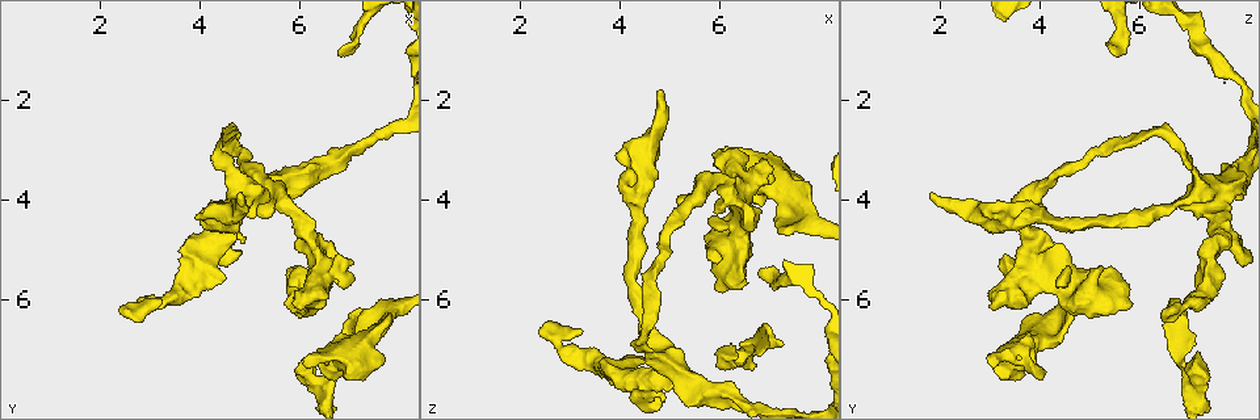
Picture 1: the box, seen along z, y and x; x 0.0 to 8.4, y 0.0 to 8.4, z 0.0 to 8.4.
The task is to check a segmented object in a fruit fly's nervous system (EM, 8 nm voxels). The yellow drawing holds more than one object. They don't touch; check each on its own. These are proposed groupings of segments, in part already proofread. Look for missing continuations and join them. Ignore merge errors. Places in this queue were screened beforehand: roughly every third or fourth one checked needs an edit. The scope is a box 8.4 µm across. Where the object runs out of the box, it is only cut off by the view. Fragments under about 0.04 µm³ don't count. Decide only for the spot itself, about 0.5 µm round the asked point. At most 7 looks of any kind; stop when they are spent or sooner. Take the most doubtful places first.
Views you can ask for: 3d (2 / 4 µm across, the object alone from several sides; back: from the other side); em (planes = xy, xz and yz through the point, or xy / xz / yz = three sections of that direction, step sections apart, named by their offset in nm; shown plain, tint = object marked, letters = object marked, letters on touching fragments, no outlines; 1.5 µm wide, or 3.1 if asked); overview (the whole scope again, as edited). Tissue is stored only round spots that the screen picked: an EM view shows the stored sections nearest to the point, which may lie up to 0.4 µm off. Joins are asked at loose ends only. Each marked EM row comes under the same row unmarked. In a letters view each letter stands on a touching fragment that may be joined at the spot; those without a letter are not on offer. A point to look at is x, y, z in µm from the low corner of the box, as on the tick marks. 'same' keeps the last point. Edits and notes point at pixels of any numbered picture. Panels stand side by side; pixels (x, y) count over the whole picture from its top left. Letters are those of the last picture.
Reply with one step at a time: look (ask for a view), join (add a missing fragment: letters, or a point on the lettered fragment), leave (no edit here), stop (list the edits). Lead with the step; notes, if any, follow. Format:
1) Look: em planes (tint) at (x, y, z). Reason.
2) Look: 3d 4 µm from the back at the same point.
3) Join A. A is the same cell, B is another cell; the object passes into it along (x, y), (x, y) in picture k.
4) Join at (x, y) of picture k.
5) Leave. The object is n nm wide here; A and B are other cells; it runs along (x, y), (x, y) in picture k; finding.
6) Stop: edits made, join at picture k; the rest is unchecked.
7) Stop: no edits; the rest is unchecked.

Look: em planes (letters) at (7.25, 6.20, 6.80). Tapers out.

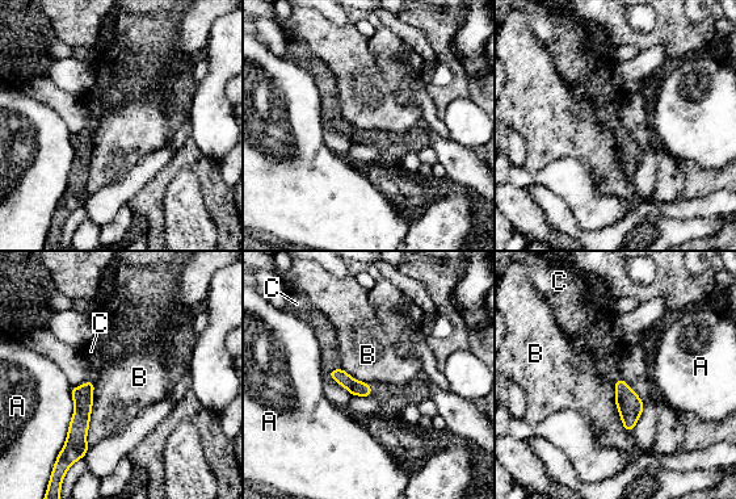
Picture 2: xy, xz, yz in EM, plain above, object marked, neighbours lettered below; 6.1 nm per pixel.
Join C. C is the same cell, A and B are other cells; it goes on there.

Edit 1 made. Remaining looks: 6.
Look: em planes (tint) at (2.60, 6.35, 6.40). Free end.

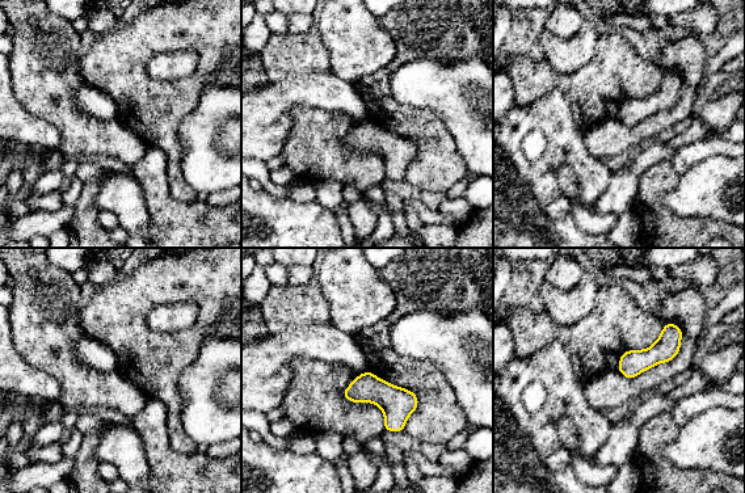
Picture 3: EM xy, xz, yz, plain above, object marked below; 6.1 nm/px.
Look: em planes (letters) at the same point.

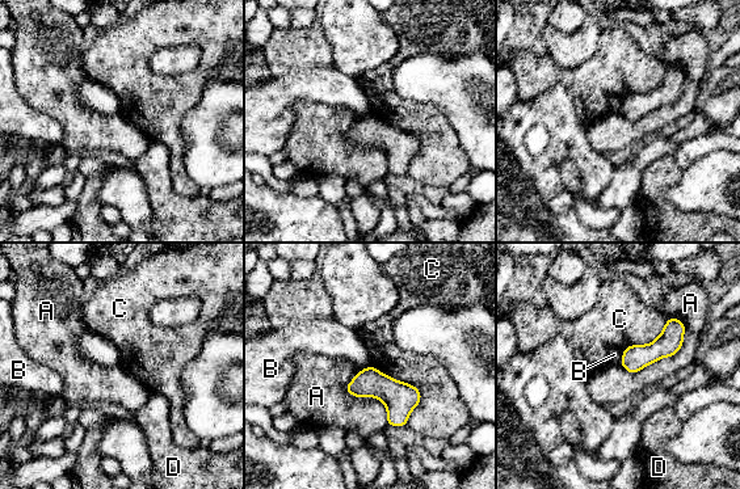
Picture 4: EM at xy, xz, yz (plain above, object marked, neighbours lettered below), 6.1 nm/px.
Leave. The object is 160 nm wide here; A, B, C and D are other cells; it runs along (681, 328), (661, 348), (625, 363) in picture 4; none of them fits.

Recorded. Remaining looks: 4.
Look: em planes (tint) at (6.10, 7.25, 3.00). Branch stops here.

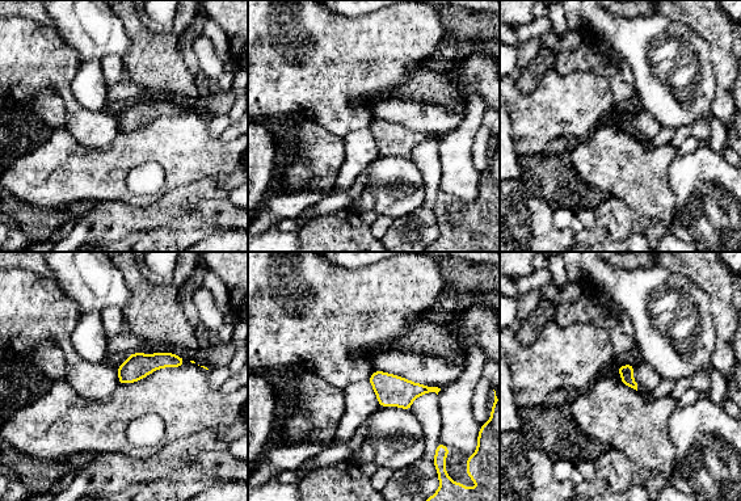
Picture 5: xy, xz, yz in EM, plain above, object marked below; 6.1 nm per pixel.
Look: em planes (letters) at the same point. See the neighbours.

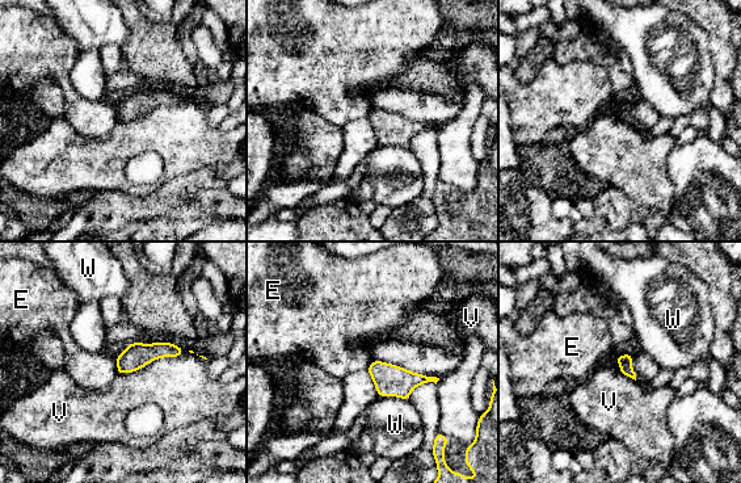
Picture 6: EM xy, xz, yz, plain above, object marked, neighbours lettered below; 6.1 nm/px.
Leave. The longest contact is with V, 440 nm; E, V and W are other cells; no lettered fragment goes on from it.

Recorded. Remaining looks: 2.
Stop: edits made, join at picture 2; the rest is unchecked.

